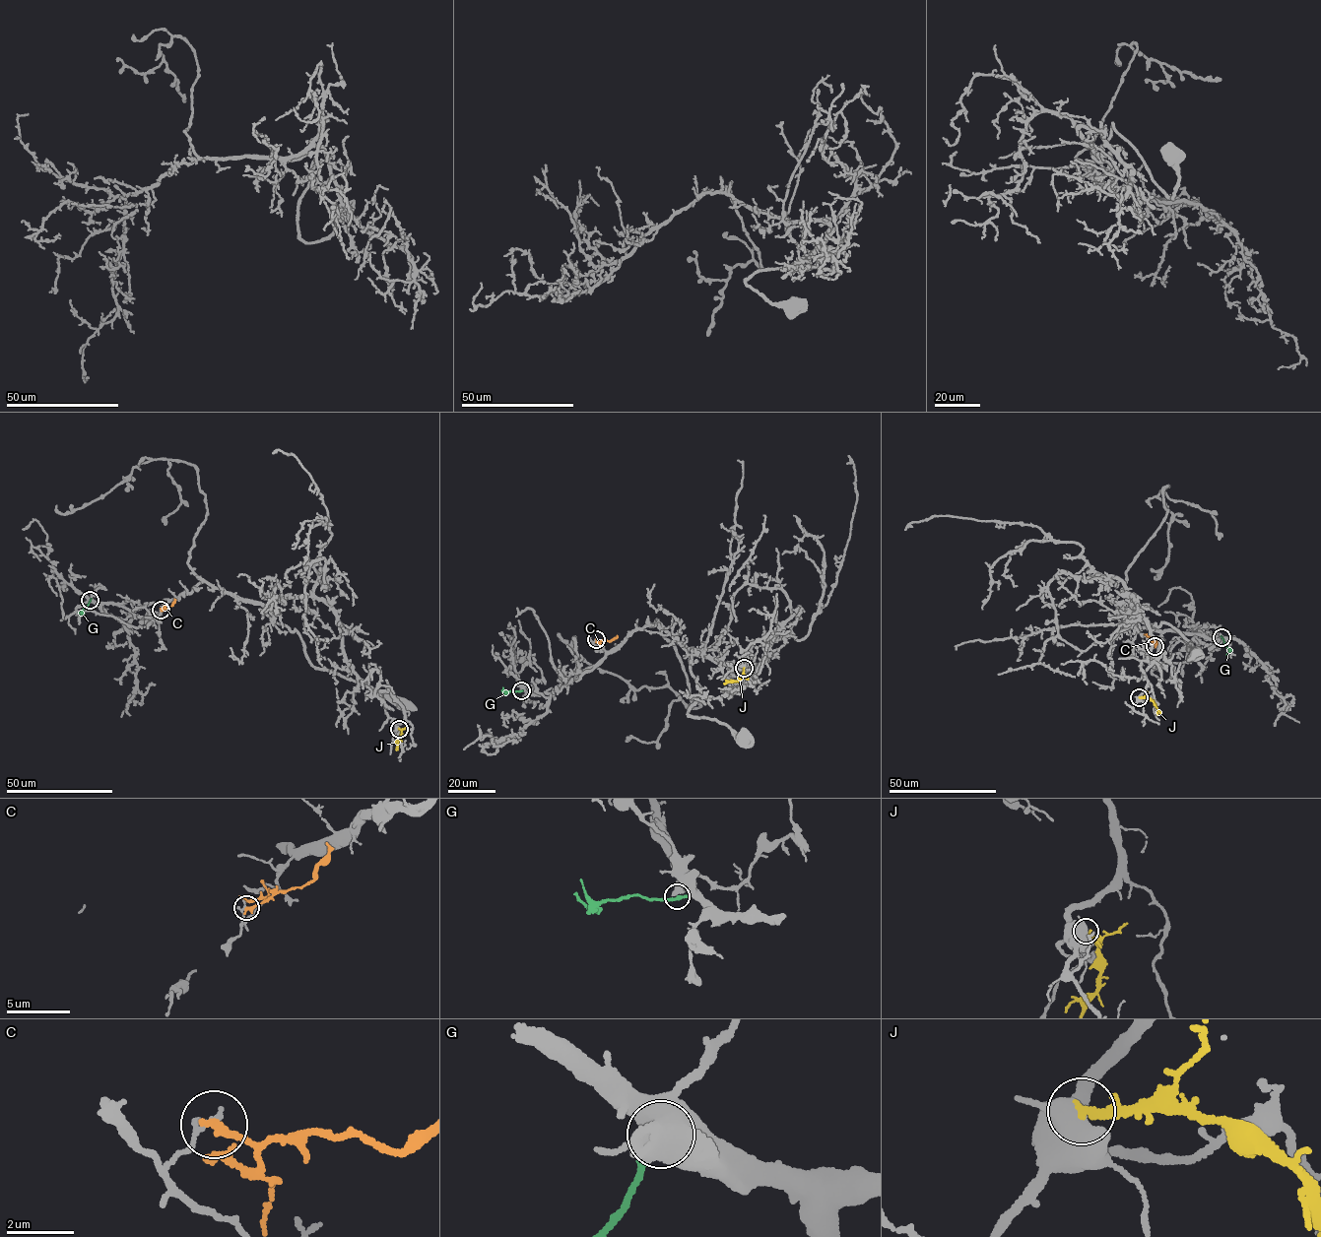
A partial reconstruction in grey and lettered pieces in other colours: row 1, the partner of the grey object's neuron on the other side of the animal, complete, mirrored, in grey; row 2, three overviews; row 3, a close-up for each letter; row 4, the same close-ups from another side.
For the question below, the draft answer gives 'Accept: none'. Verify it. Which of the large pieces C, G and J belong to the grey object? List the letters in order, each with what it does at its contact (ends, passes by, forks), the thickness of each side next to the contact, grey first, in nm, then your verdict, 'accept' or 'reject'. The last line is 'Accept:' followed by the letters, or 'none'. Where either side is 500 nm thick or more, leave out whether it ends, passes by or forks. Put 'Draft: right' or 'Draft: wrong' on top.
Draft: right
C: it ends there; 180 nm thick on the grey side, 260 nm on the other; reject
G: 550 nm thick on the grey side, 320 nm on the other; reject
J: 550 nm thick on the grey side, 160 nm on the other; reject
Accept: none

